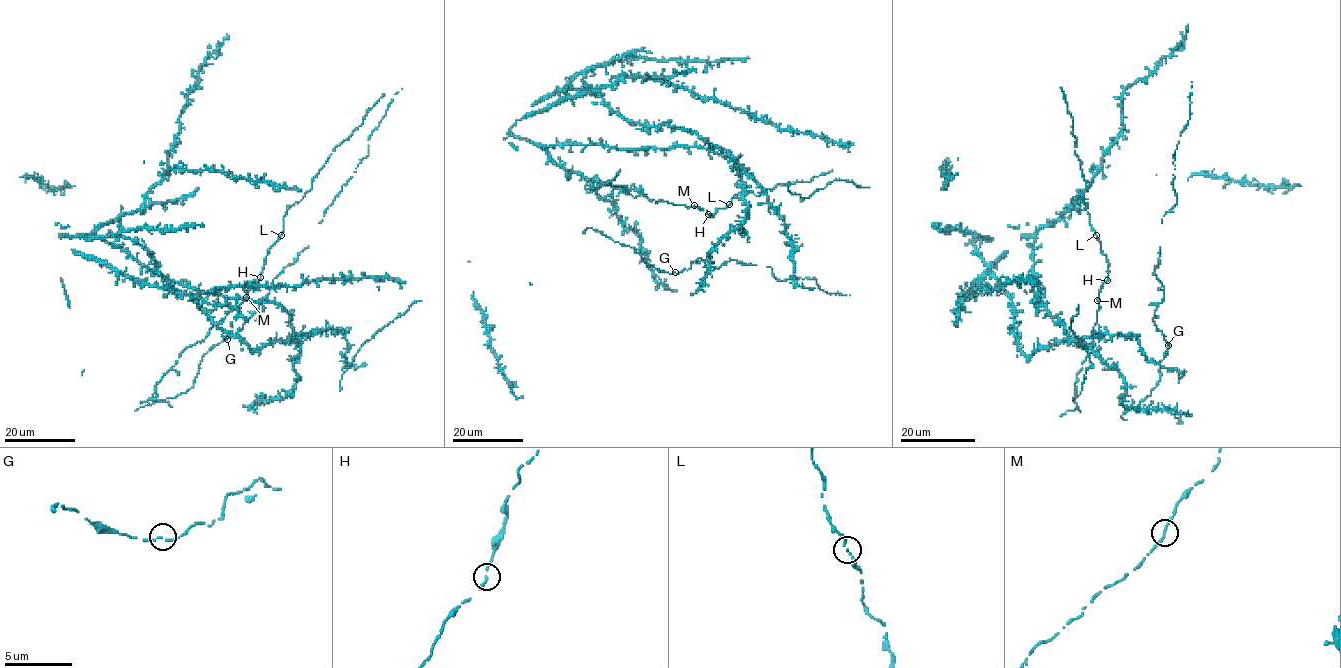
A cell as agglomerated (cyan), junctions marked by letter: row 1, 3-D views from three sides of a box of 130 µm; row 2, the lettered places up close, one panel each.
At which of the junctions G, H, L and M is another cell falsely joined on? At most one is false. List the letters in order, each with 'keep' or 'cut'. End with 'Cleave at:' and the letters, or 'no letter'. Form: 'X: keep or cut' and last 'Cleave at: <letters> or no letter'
G: keep
H: keep
L: keep
M: keep
Cleave at: no letter

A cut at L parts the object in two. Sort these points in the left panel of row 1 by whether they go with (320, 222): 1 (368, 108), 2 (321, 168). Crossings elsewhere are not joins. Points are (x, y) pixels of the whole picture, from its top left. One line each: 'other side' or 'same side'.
1: other side
2: other side

